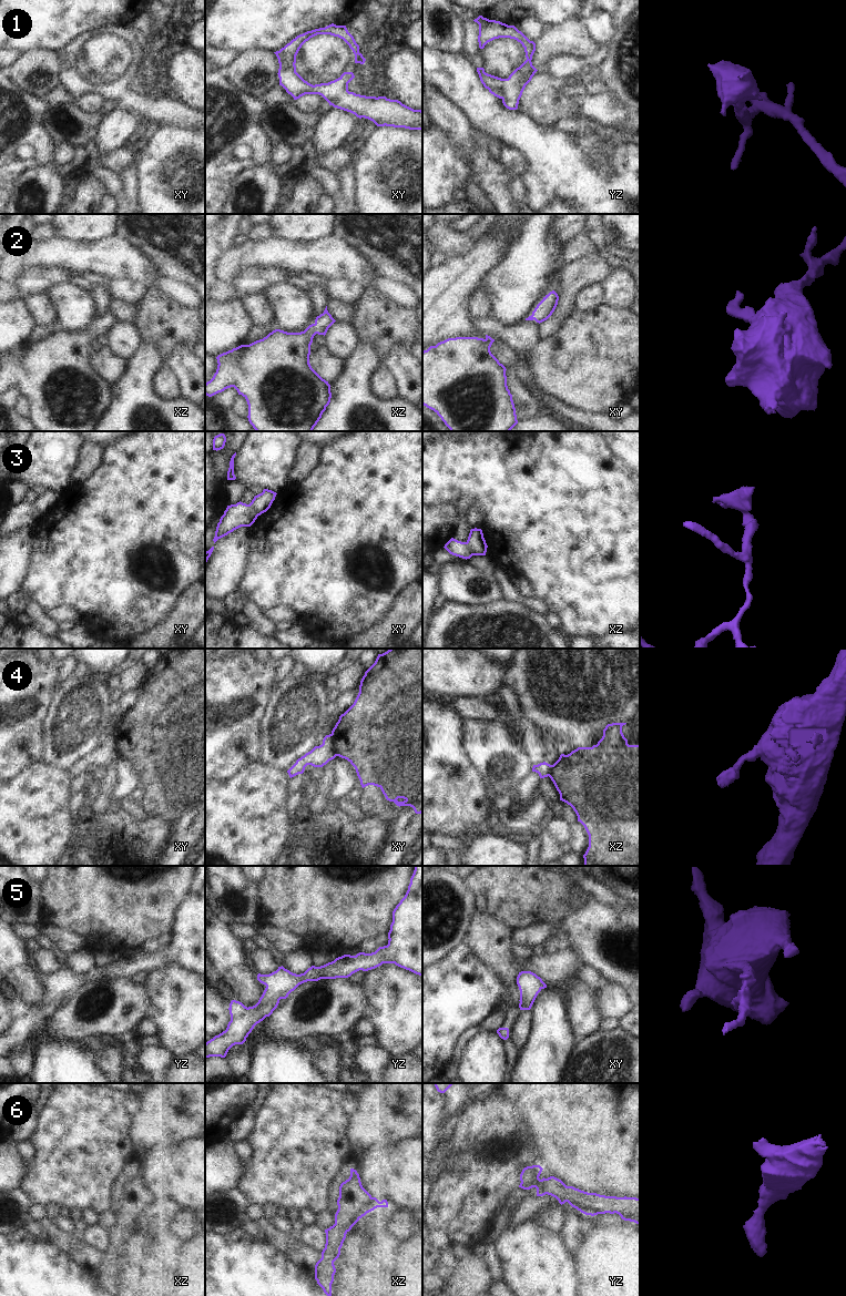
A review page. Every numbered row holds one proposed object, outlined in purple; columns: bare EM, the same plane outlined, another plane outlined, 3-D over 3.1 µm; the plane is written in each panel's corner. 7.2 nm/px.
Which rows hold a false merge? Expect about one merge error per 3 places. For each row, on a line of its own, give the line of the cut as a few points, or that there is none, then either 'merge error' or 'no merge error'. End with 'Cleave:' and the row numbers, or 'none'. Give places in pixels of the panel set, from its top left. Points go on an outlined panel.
1: no cut; no merge error
2: no cut; no merge error
3: cut in xz along (466, 542), (474, 554); merge error
4: cut in xy along (330, 734), (334, 741), (334, 751), (337, 755); merge error
5: no cut; no merge error
6: no cut; no merge error
Cleave: 3, 4

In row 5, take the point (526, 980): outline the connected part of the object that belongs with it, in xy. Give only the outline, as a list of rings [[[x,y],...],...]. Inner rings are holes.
[[[531,971],[519,972],[517,984],[520,990],[520,1010],[530,1010],[538,993],[547,988],[542,979]]]

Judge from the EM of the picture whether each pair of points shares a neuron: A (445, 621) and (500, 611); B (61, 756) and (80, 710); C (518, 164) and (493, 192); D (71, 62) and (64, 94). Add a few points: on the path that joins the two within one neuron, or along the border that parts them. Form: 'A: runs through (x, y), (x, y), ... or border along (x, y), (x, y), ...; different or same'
A: runs through (458, 621), (487, 621); same
B: runs through (65, 745), (75, 721); same
C: border along (498, 159), (501, 166), (512, 176); different
D: border along (62, 84), (77, 100); different

